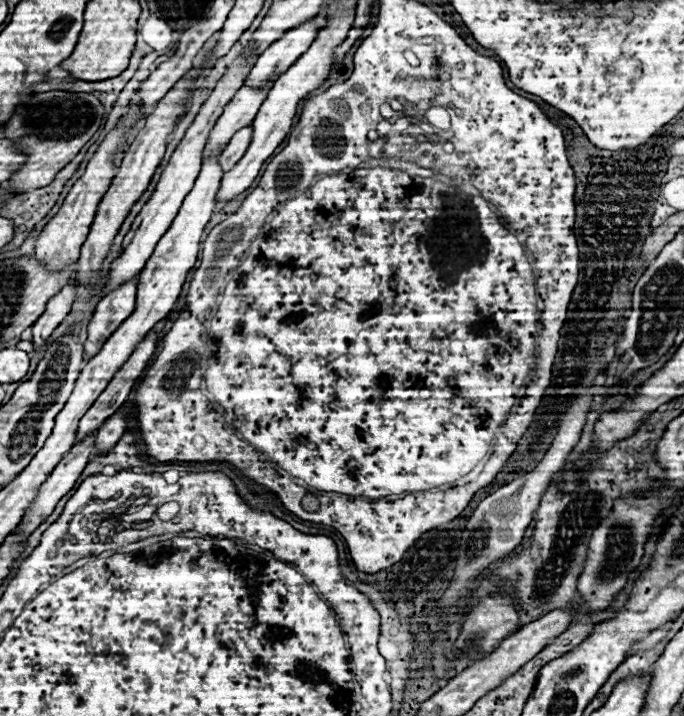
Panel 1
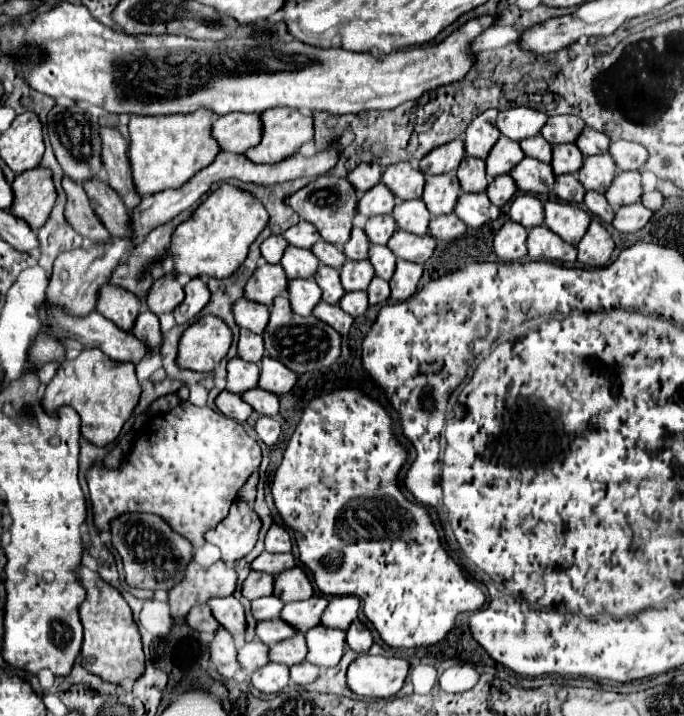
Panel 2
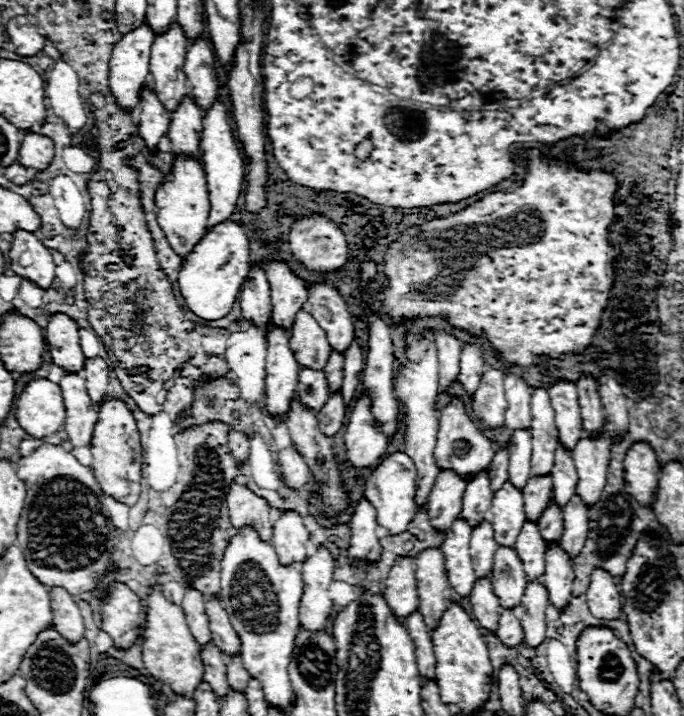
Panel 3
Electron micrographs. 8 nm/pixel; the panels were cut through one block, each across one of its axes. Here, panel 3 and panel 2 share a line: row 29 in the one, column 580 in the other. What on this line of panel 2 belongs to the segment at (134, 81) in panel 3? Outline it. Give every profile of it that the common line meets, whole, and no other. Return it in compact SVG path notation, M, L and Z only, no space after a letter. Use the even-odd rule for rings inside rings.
M584 128L580 140L576 140L576 146L584 156L604 154L610 148L610 138L604 132L598 132L594 128Z

